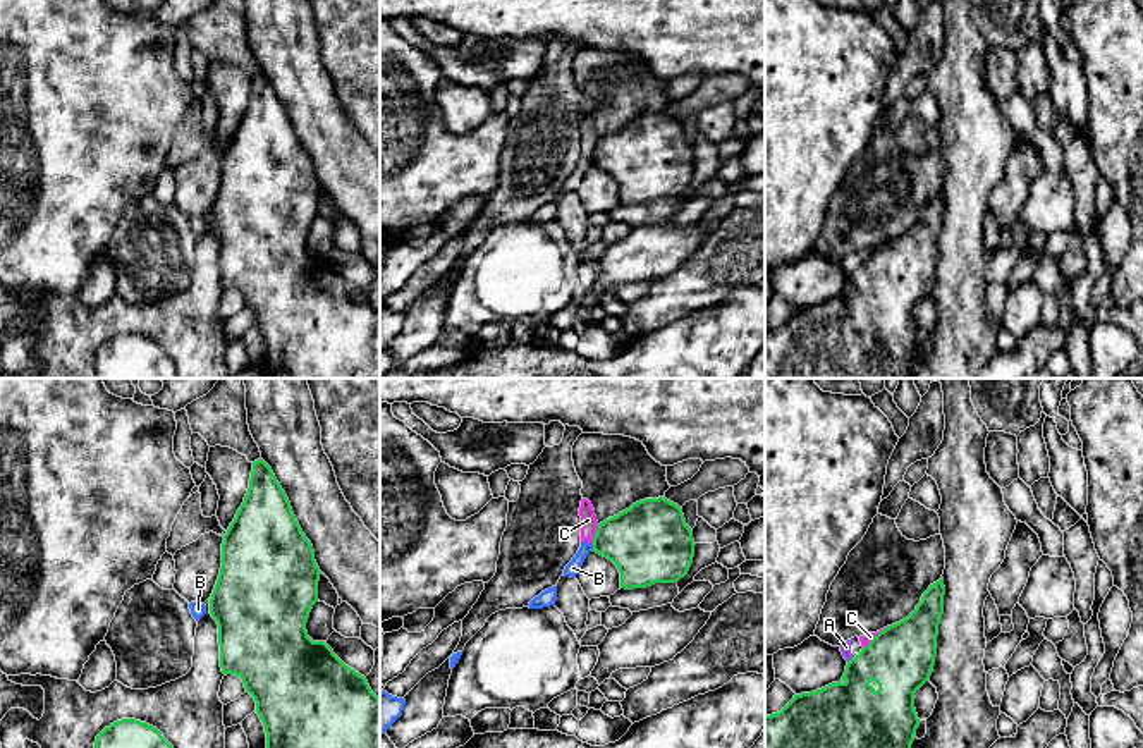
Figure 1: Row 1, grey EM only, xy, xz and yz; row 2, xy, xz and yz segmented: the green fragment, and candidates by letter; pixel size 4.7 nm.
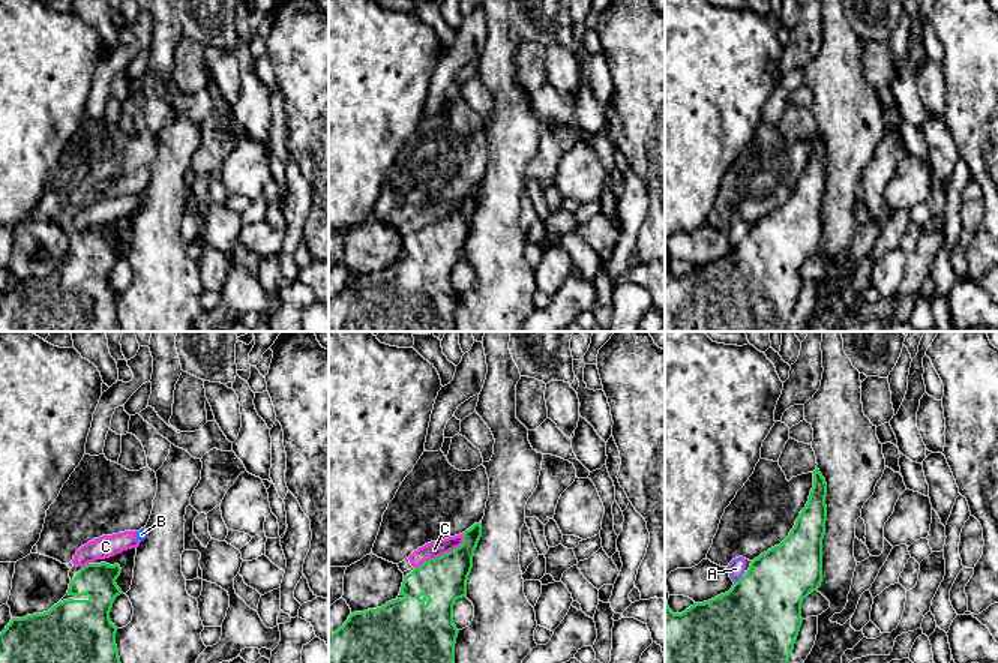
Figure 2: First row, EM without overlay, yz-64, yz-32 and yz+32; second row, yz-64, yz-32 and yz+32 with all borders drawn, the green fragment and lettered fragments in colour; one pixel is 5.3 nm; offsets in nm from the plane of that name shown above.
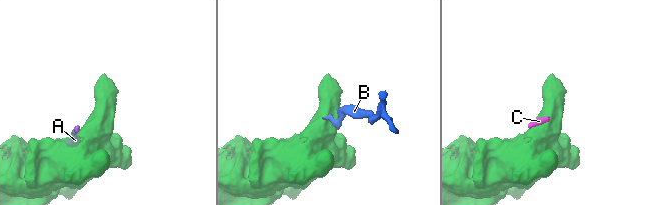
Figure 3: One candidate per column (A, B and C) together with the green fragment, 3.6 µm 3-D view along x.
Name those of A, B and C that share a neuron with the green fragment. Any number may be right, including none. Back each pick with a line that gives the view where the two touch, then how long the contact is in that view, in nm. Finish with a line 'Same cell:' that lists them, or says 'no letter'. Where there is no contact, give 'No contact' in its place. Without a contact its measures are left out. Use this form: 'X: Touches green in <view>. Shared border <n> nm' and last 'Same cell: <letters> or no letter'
Same cell: no letter

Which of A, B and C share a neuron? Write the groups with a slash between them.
A B C

